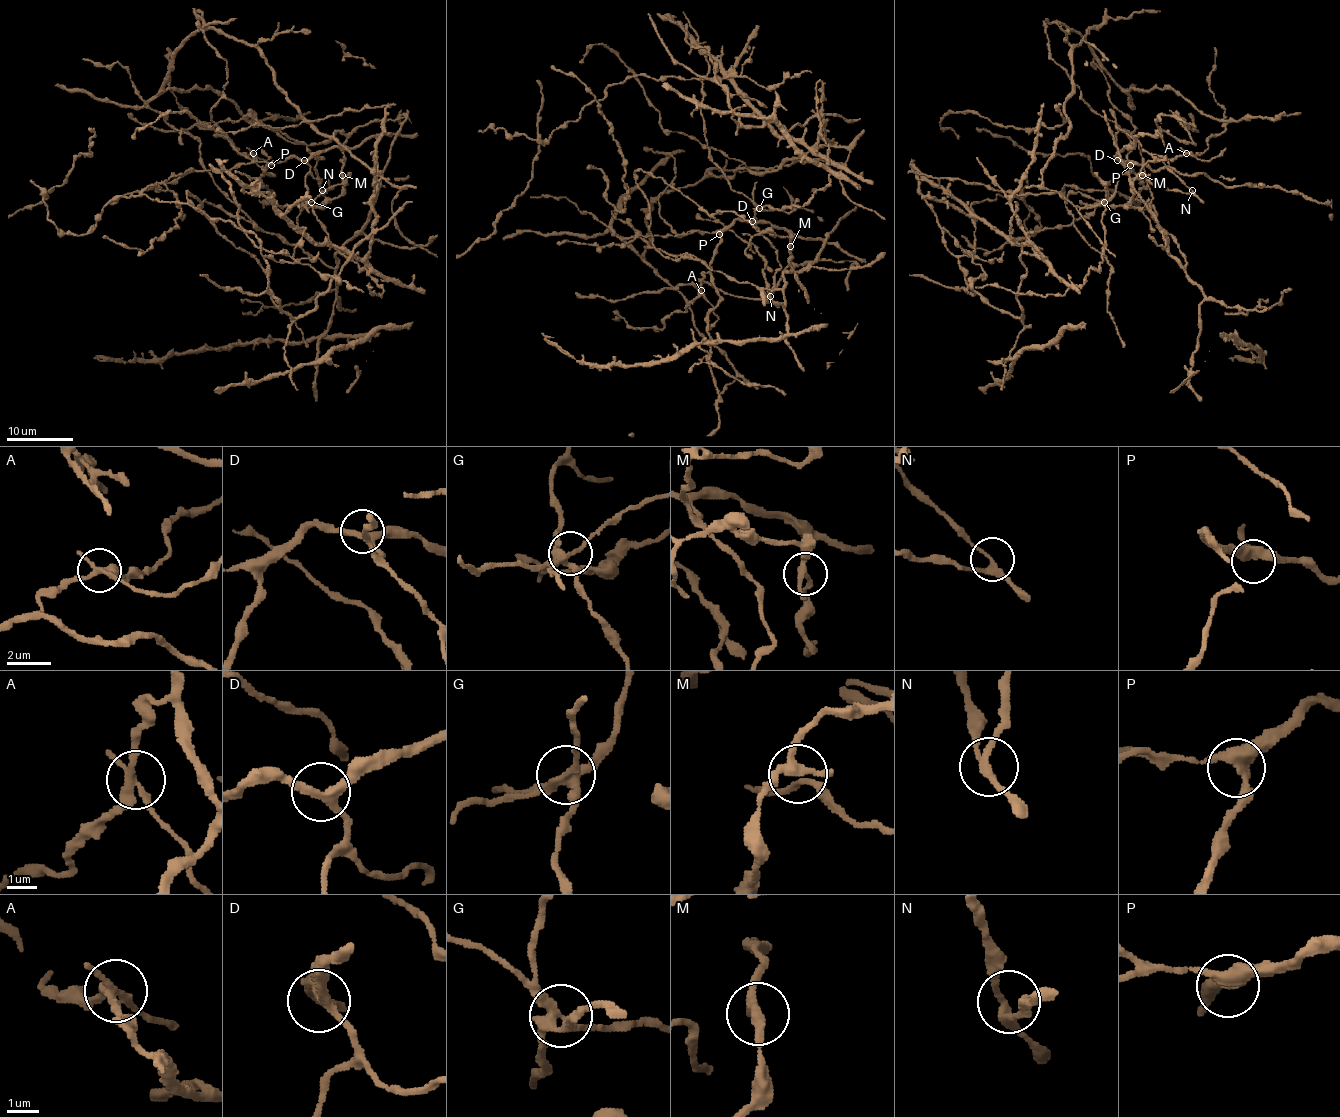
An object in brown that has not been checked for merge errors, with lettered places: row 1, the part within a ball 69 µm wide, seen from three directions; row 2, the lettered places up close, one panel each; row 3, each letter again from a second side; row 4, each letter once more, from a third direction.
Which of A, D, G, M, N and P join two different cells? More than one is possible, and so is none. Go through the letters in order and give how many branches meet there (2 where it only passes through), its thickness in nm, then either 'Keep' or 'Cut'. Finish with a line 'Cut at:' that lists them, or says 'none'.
A: Branches: 4. Thickness 280 nm. Cut
D: Branches: 3. Thickness 260 nm. Keep
G: Branches: 4. Thickness 280 nm. Keep
M: Branches: 3. Thickness 240 nm. Keep
N: Branches: 3. Thickness 220 nm. Keep
P: Branches: 3. Thickness 360 nm. Keep
Cut at: A

